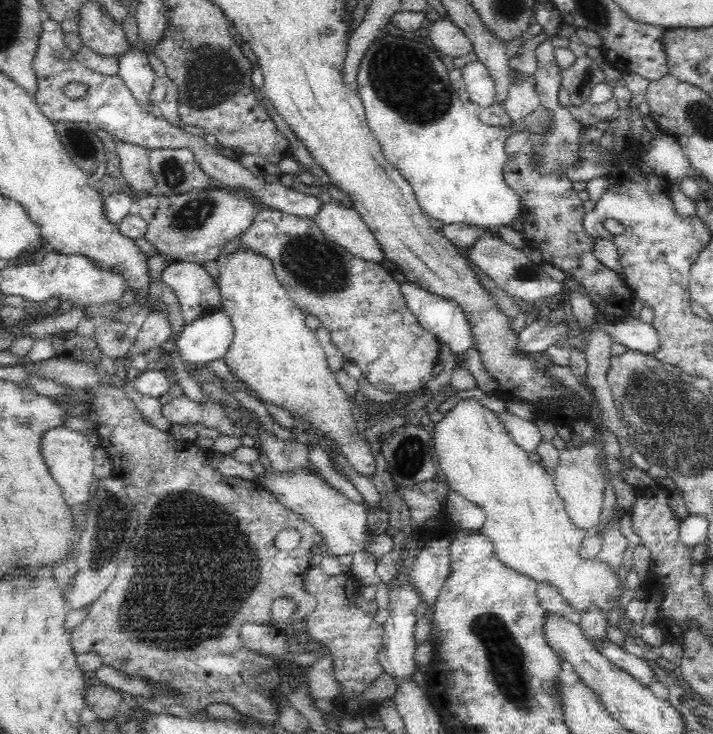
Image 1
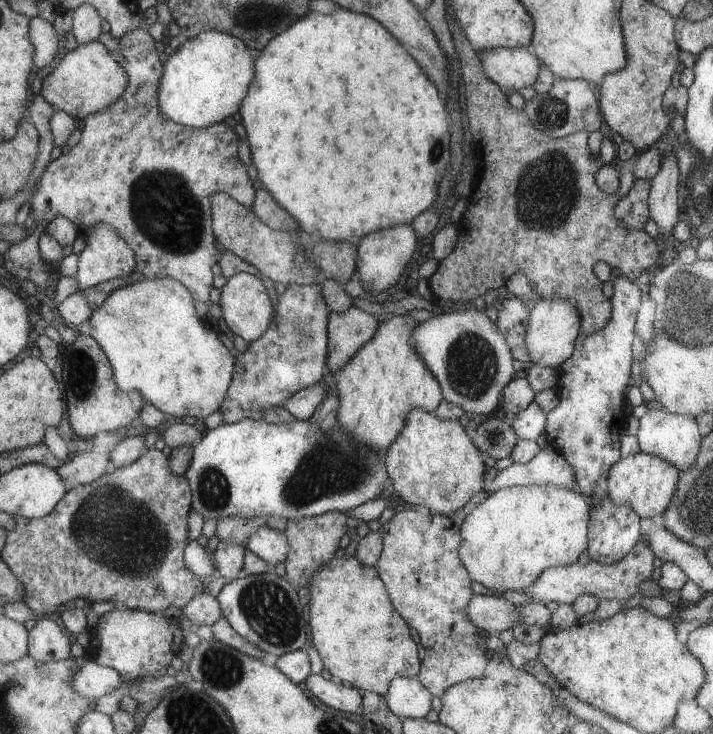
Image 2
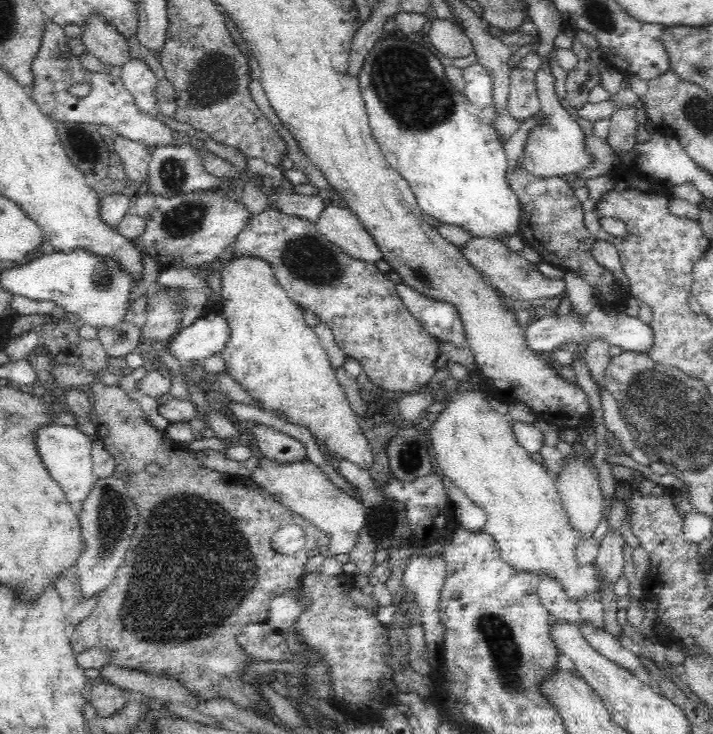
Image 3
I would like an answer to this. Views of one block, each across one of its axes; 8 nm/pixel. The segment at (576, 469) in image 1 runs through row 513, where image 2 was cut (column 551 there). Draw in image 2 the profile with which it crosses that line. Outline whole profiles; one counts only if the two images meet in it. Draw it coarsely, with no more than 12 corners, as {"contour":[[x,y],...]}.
{"contour":[[642,540],[611,564],[543,569],[523,592],[572,604],[582,594],[621,603],[652,576]]}

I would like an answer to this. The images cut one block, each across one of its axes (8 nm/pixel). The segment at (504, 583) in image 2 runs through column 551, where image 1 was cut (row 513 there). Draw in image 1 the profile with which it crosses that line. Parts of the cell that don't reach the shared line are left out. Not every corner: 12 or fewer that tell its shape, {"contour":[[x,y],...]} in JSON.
{"contour":[[458,400],[429,428],[450,490],[519,574],[579,612],[616,575],[500,414]]}

